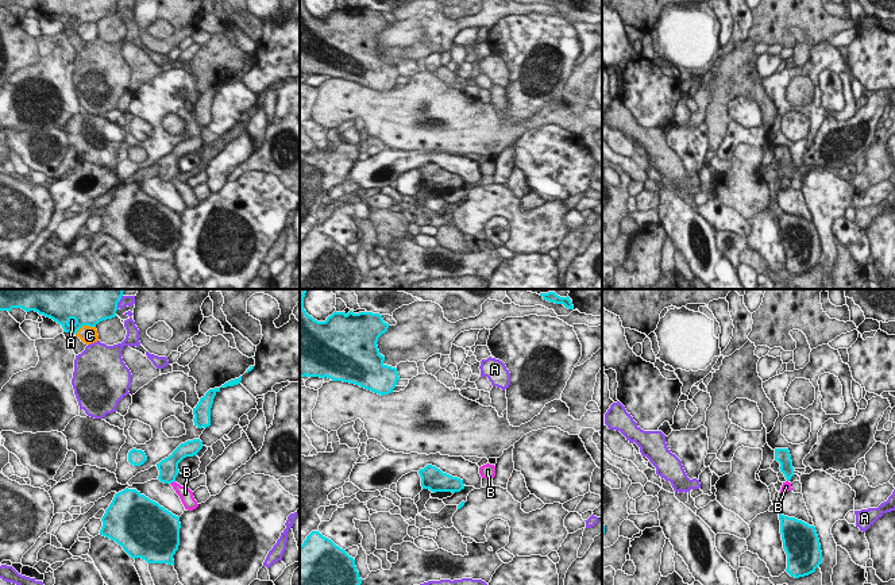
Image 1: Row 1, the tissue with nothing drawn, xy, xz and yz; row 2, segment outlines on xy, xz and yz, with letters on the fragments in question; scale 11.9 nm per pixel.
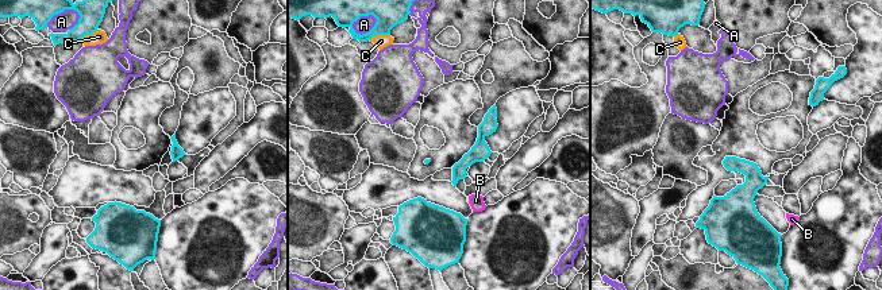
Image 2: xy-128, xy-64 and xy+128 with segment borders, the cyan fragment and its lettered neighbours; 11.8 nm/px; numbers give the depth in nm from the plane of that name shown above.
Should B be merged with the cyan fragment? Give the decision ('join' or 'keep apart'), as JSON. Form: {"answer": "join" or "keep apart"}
{"answer": "keep apart"}

